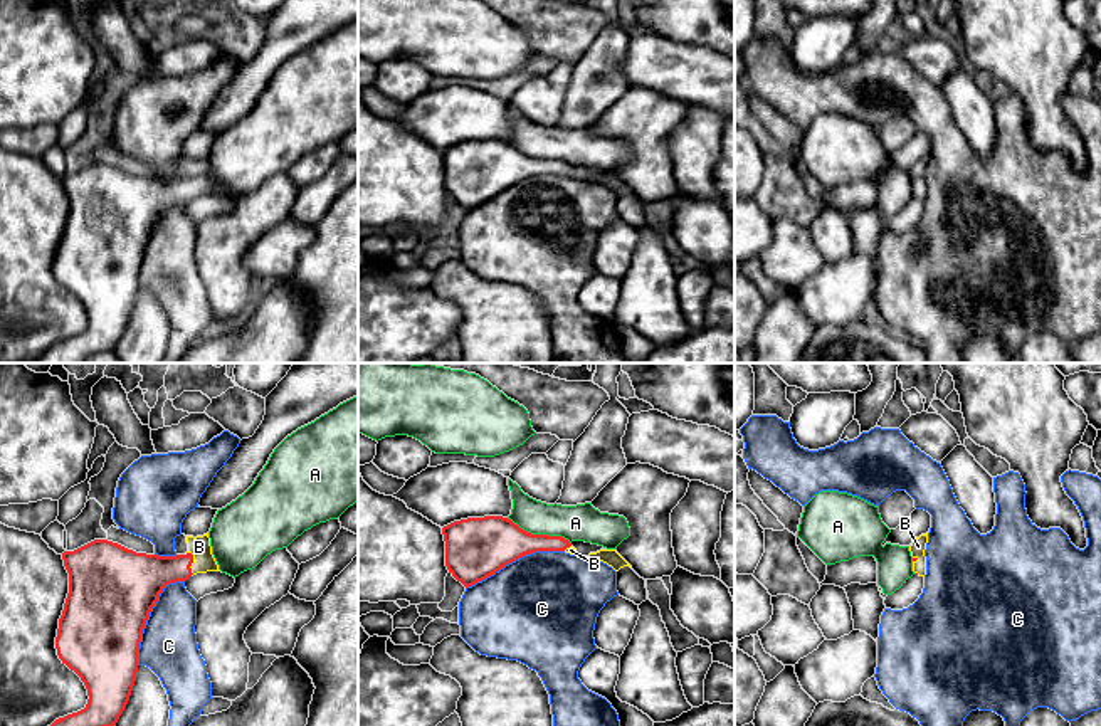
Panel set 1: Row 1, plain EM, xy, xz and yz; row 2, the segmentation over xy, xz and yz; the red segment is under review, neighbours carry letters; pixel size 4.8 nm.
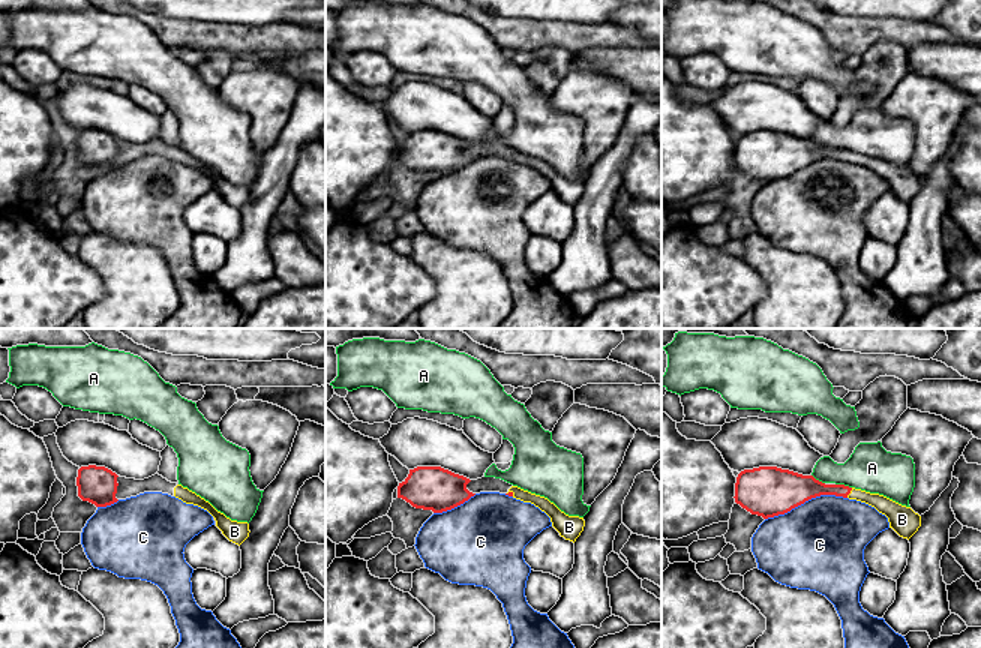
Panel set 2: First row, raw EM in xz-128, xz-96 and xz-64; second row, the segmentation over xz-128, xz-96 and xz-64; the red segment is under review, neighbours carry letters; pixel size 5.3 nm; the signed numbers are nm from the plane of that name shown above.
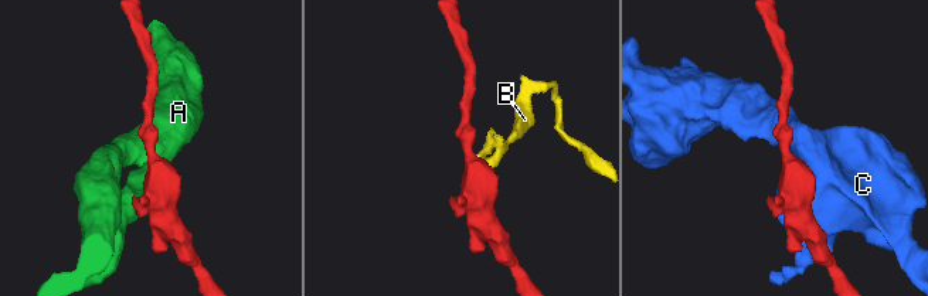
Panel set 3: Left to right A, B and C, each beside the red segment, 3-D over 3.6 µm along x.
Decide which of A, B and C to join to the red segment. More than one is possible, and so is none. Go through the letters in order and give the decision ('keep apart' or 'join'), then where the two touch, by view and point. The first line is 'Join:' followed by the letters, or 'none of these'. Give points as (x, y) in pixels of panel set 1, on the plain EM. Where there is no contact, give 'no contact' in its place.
Join: B
A: keep apart; meets red in xz at (538, 158)
B: join; meets red in xy at (192, 185)
C: keep apart; meets red in xz at (515, 184)

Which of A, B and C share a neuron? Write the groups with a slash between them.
A / B / C

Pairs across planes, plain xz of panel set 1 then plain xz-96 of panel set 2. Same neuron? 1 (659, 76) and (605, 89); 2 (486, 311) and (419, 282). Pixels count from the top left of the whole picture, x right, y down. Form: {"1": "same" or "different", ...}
{"1": "different", "2": "different"}

